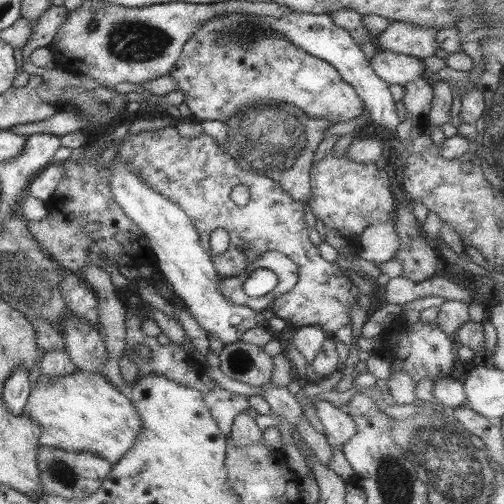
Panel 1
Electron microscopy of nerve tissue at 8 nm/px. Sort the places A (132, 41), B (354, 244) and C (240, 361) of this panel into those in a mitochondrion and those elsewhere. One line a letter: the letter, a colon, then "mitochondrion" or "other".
A: mitochondrion
B: other
C: mitochondrion

